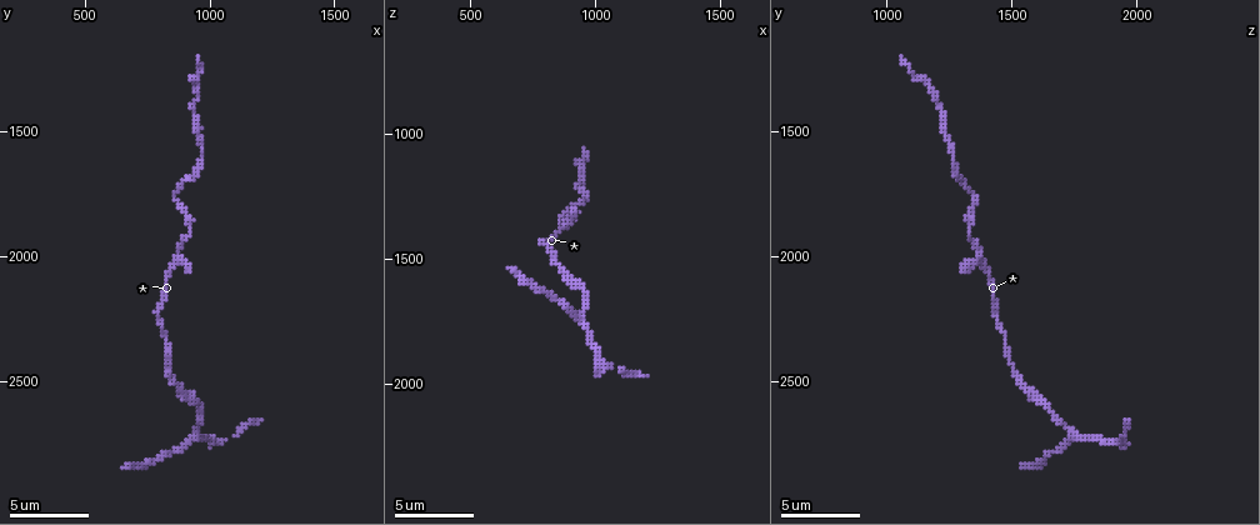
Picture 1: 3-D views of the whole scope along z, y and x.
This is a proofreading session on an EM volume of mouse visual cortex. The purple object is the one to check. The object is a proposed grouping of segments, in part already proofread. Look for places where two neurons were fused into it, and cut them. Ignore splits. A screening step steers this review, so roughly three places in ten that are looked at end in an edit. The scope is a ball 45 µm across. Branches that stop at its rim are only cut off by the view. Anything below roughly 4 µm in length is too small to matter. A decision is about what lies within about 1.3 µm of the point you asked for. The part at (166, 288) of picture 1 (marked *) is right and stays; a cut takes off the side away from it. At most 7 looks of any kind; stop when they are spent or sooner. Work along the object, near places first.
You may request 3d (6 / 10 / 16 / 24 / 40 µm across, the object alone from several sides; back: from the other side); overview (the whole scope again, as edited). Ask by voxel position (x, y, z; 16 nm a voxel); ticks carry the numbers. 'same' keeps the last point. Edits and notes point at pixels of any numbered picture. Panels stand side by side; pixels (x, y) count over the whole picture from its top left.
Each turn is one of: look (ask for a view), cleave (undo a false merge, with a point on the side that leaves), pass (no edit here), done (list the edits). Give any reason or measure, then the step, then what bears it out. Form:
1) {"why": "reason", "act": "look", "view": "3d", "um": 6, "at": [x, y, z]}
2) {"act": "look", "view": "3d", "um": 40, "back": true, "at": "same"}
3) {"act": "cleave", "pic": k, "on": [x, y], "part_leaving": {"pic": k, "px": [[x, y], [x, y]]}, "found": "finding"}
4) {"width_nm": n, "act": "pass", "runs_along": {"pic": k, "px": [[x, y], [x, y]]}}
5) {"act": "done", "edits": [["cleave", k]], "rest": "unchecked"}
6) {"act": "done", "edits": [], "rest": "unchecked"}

{"why": "thick turns thin", "act": "look", "view": "3d", "um": 16, "at": [850, 2030, 1390]}

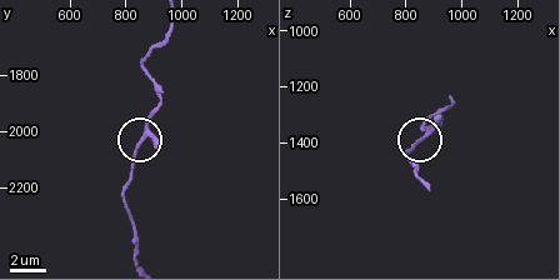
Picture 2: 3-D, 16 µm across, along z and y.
{"width_nm": 180, "act": "pass", "runs_along": {"pic": 2, "px": [[133, 165], [160, 93]]}, "found": "one neuron here"}

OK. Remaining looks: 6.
{"why": "a narrow waist", "act": "look", "view": "3d", "um": 10, "at": [860, 1760, 1350]}

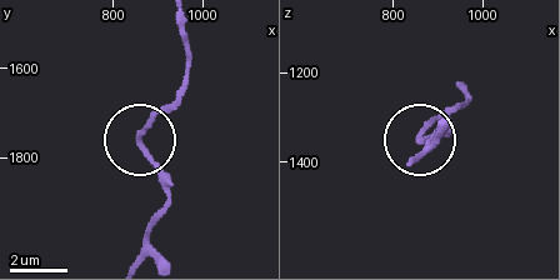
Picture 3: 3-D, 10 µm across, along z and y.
{"act": "look", "view": "3d", "um": 6, "at": [865, 1745, 1340]}

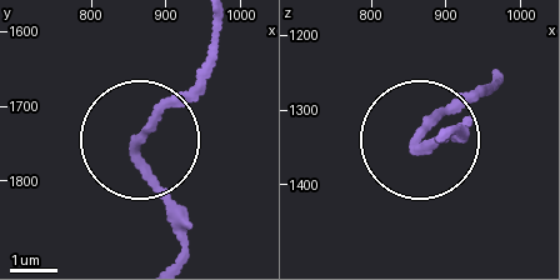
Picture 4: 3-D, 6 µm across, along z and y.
{"act": "pass", "runs_along": {"pic": 4, "px": [[458, 131], [418, 144], [481, 88]]}, "found": "one neuron here"}

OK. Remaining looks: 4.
{"why": "thick turns thin", "act": "look", "view": "3d", "um": 10, "at": [960, 1370, 1200]}

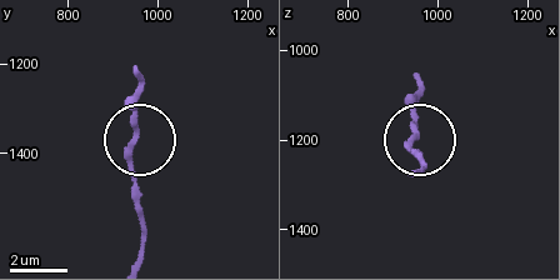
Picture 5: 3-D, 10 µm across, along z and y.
{"why": "from behind", "act": "look", "view": "3d", "um": 10, "back": true, "at": [950, 1365, 1195]}

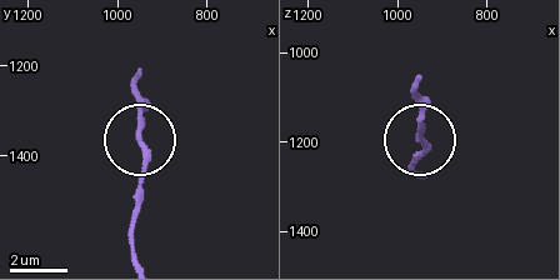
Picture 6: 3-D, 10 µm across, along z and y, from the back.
{"act": "pass", "runs_along": {"pic": 6, "px": [[423, 176], [410, 171], [425, 156], [418, 143], [418, 80]]}, "found": "all the same neuron"}

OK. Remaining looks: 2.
{"act": "done", "edits": [], "rest": "unchecked"}

